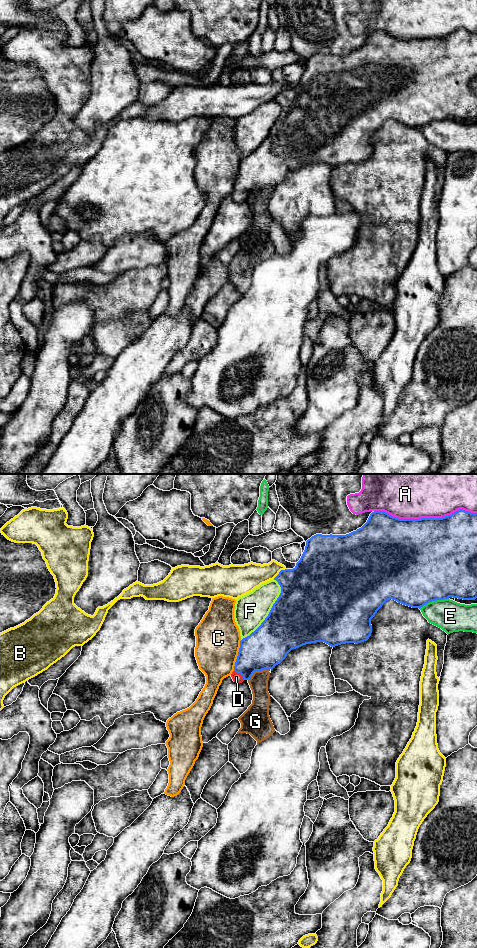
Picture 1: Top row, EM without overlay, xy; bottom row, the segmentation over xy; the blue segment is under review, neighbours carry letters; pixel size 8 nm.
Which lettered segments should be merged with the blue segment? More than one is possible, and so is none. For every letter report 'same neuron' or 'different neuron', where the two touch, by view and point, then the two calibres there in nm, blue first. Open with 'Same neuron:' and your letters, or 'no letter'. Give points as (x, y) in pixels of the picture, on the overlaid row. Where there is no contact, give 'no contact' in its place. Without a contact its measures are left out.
Same neuron: D
A: different neuron | xy (425, 518) | 500/500 nm
B: different neuron | xy (279, 572) | 400/220 nm
C: different neuron | xy (238, 655) | 320/360 nm
D: same neuron | xy (240, 673) | 320/70 nm
E: different neuron | xy (433, 600) | 500/240 nm
F: different neuron | xy (270, 611) | 460/260 nm
G: different neuron | xy (257, 670) | 320/150 nm

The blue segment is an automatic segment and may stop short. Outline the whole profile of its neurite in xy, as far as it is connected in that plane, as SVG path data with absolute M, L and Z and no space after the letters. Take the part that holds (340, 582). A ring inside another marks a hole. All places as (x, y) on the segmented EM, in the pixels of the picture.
M460 509L442 518L399 519L384 511L374 511L367 522L356 531L346 535L316 534L306 541L305 550L293 569L281 570L274 578L281 587L281 593L273 604L268 616L249 636L240 641L240 648L231 677L234 682L249 680L255 671L273 669L280 664L292 650L306 644L324 642L331 647L346 643L367 641L372 633L371 619L384 603L392 599L412 608L421 608L429 602L449 599L450 597L474 600L477 598L477 513Z

